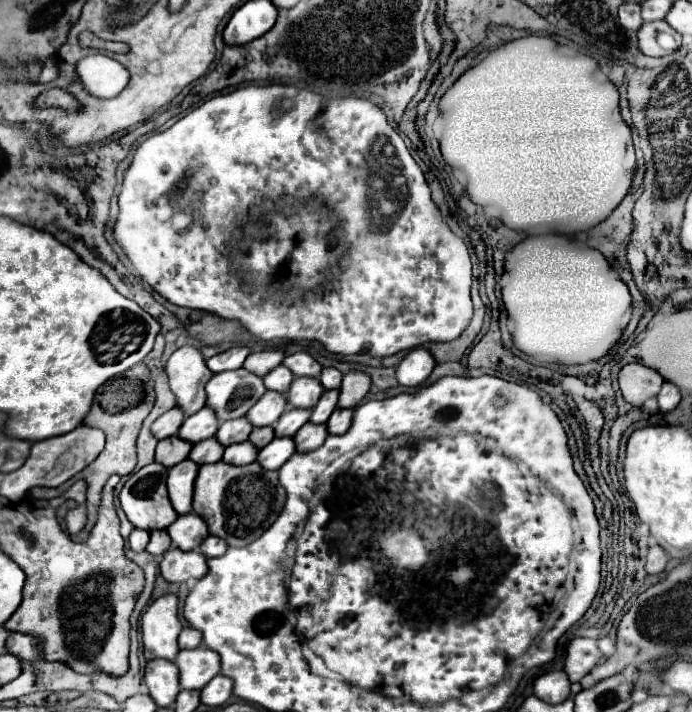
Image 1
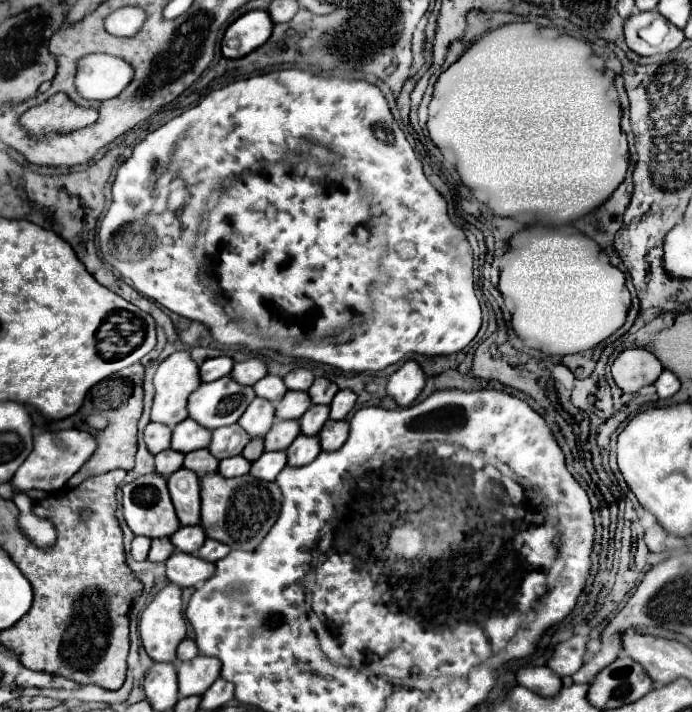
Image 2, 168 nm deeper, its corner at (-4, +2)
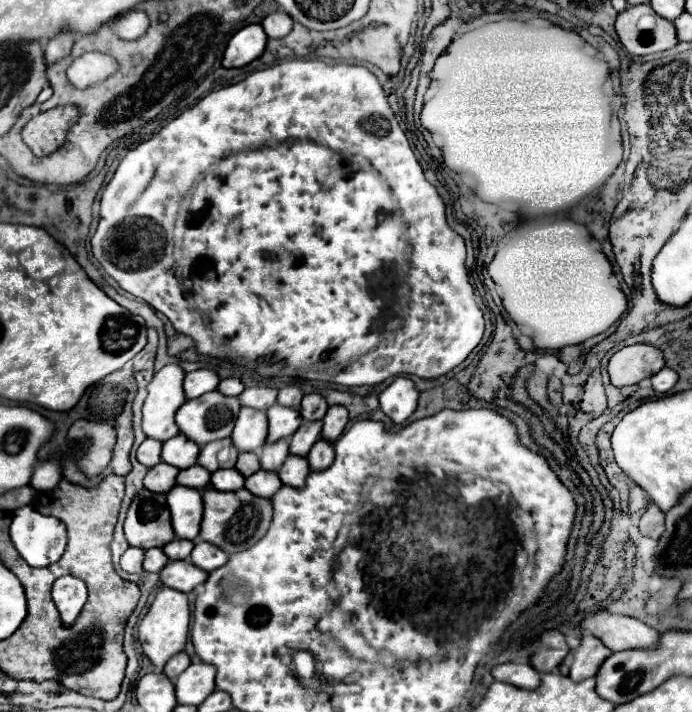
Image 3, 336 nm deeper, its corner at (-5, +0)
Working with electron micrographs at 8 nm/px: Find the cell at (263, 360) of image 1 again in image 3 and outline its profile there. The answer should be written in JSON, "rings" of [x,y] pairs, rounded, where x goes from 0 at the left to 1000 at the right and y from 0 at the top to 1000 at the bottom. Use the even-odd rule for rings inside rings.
{"rings":[[[327,529],[327,532],[318,535],[315,546],[318,546],[318,552],[324,552],[324,555],[341,558],[341,555],[347,555],[347,552],[353,549],[353,538],[350,538],[344,529]]]}

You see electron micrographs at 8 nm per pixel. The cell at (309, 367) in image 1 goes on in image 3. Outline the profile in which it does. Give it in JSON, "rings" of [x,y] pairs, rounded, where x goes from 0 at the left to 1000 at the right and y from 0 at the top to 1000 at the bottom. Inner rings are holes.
{"rings":[[[413,541],[405,546],[402,552],[402,566],[405,569],[416,569],[416,572],[434,572],[434,563],[436,563],[439,552],[434,544],[428,541]]]}

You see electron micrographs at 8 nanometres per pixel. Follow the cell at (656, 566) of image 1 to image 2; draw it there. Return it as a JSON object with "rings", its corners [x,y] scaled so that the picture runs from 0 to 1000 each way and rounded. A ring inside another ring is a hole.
{"rings":[[[947,735],[941,743],[932,746],[932,763],[941,774],[958,774],[961,771],[961,754],[964,754],[964,749],[955,743],[952,735]]]}

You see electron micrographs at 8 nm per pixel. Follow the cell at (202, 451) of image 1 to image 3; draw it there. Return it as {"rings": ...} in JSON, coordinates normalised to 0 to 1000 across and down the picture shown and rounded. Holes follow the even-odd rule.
{"rings":[[[286,650],[272,656],[272,659],[263,659],[257,664],[257,678],[260,681],[269,681],[269,684],[283,684],[283,687],[298,687],[303,681],[303,662],[289,656]]]}

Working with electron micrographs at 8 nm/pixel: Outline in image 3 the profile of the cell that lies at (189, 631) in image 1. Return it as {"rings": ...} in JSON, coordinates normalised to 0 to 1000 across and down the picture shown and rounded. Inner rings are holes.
{"rings":[[[260,914],[260,917],[254,917],[254,920],[240,931],[237,945],[240,945],[246,954],[254,954],[272,934],[275,934],[272,917],[269,917],[269,914]]]}

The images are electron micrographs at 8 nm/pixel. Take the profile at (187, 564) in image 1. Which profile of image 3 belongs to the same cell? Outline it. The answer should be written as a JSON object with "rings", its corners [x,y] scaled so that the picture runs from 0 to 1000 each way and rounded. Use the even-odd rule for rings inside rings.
{"rings":[[[246,788],[231,802],[231,816],[240,824],[249,824],[263,833],[275,833],[283,822],[292,822],[301,813],[301,805],[275,788]]]}

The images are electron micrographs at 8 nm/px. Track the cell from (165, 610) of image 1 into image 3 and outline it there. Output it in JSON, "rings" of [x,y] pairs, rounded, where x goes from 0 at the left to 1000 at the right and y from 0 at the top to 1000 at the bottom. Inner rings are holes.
{"rings":[[[234,824],[225,833],[223,847],[217,850],[214,861],[208,864],[208,869],[202,872],[202,881],[199,881],[199,897],[205,903],[205,912],[214,920],[214,926],[223,931],[225,942],[234,942],[240,928],[266,912],[266,906],[272,900],[272,878],[275,878],[272,838],[260,830],[249,830],[246,824]]]}

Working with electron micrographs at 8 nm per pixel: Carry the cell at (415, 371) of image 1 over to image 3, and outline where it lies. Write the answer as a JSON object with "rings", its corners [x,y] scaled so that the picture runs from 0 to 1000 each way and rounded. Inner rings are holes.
{"rings":[[[578,527],[549,552],[549,574],[569,591],[584,594],[601,574],[604,546],[595,532]]]}

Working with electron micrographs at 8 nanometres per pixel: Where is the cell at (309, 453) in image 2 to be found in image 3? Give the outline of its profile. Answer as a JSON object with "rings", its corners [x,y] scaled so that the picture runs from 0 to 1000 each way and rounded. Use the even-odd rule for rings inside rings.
{"rings":[[[416,639],[410,653],[405,656],[405,673],[410,681],[422,681],[422,684],[436,684],[439,673],[448,664],[448,650],[442,642],[434,639]]]}

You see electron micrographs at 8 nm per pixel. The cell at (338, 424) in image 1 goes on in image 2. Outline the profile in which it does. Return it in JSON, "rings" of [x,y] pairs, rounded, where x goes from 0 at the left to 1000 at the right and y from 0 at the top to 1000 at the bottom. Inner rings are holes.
{"rings":[[[473,591],[464,603],[464,611],[458,611],[464,619],[461,625],[467,625],[464,633],[484,633],[493,631],[499,617],[504,608],[504,594],[501,591]]]}

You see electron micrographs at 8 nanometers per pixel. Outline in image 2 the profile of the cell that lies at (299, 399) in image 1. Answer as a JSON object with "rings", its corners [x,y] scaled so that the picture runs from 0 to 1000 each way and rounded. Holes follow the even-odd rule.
{"rings":[[[418,549],[397,572],[400,588],[432,588],[449,572],[441,549]]]}

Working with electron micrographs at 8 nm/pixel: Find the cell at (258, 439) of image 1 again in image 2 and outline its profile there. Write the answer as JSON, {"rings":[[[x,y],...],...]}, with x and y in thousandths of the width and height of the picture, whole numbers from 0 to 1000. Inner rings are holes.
{"rings":[[[363,617],[363,619],[354,625],[354,631],[348,633],[348,639],[357,642],[357,647],[363,647],[363,650],[366,650],[377,636],[380,636],[380,617]]]}

